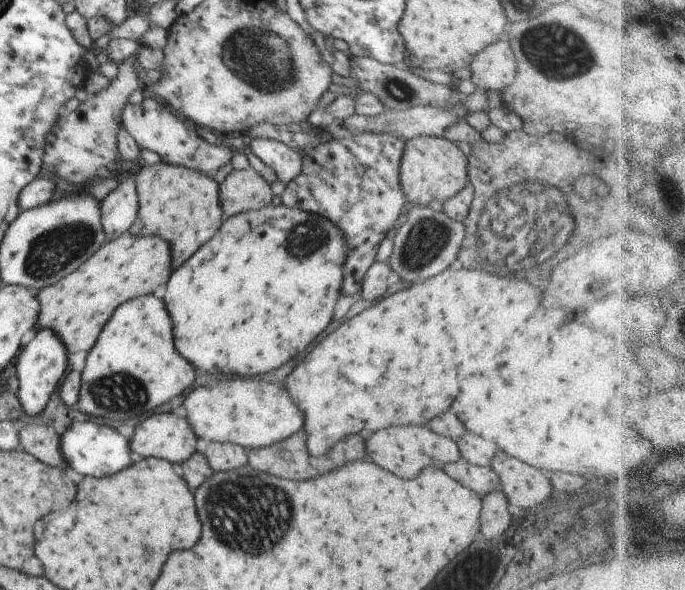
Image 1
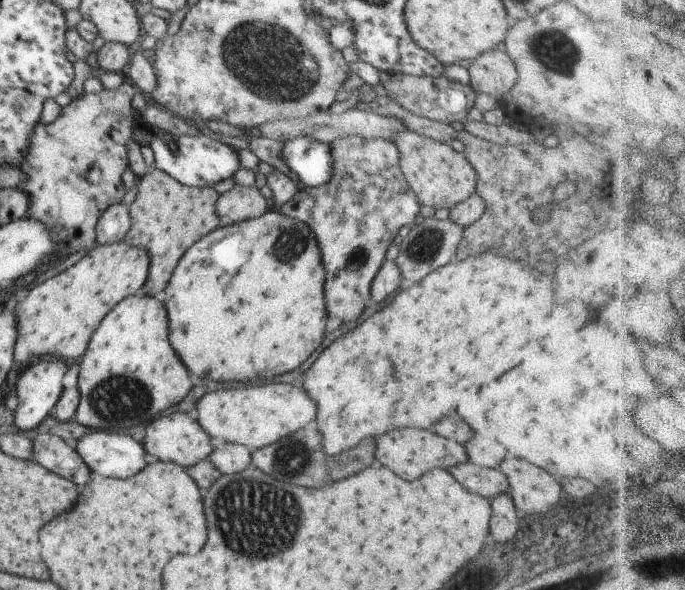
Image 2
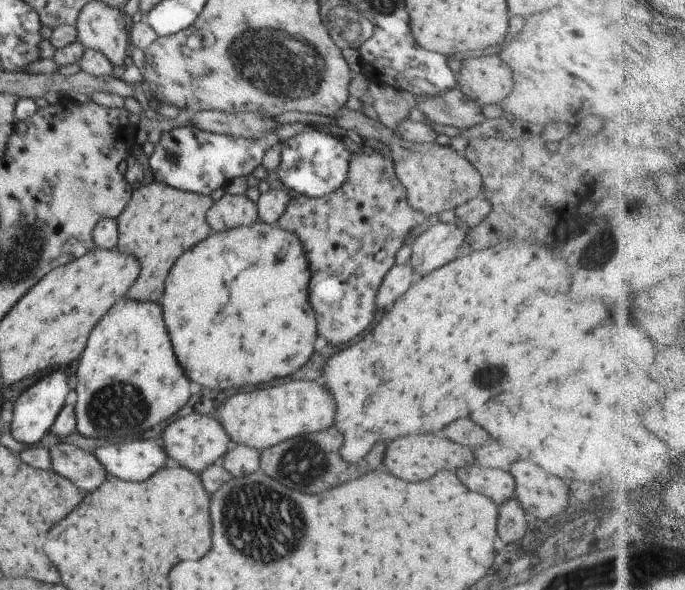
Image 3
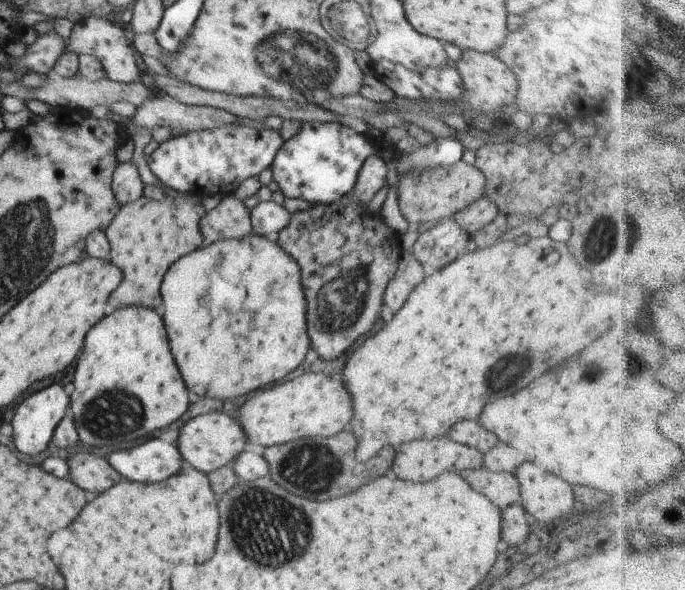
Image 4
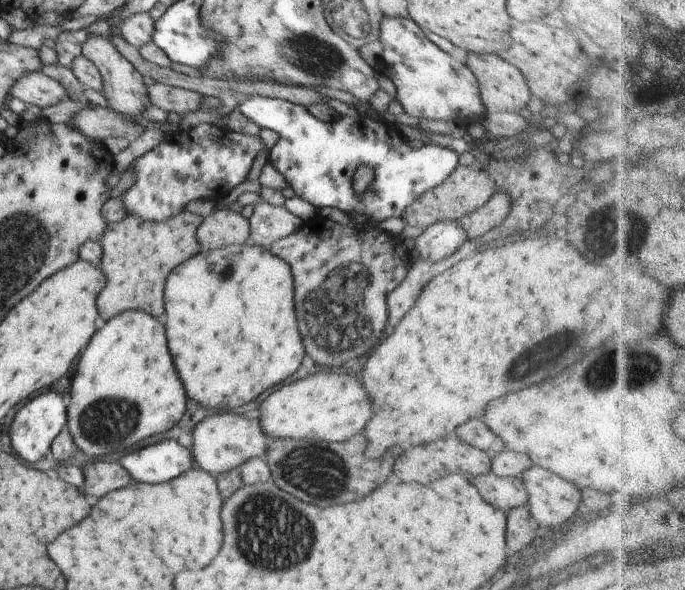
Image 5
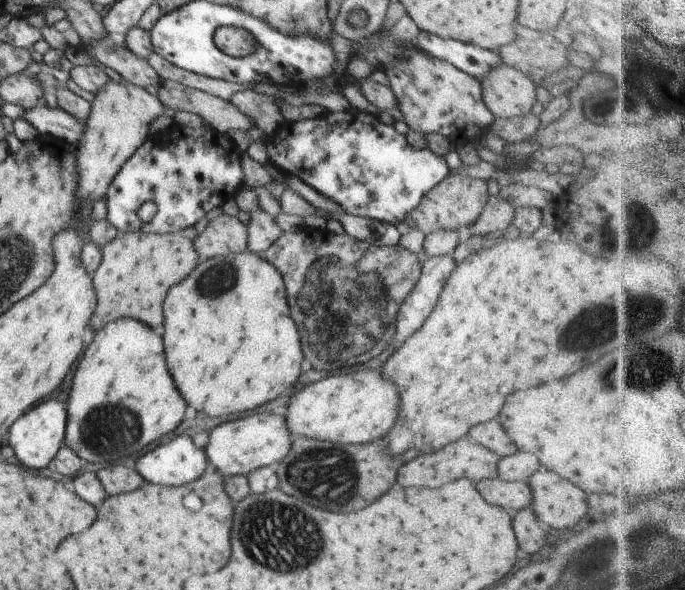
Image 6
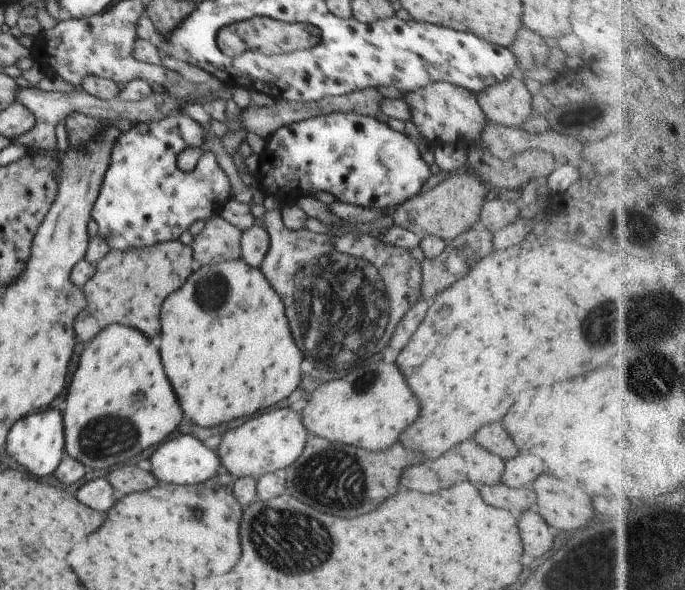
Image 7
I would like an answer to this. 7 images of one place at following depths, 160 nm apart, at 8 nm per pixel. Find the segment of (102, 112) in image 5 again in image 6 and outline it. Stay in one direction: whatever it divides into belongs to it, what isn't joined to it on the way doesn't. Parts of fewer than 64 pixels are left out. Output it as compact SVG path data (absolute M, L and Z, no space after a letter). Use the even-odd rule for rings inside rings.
M39 104L25 110L22 116L39 134L48 134L58 140L64 140L68 143L76 143L86 128L86 122L78 122L72 114L60 107L51 108Z

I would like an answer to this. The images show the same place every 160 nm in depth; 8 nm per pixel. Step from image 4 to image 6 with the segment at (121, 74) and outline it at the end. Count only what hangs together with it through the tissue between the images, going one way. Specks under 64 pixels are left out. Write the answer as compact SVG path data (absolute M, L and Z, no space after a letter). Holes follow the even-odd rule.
M110 79L108 84L95 94L84 134L73 144L78 148L74 158L76 160L74 198L78 202L78 210L84 210L90 204L94 206L98 200L104 198L120 168L144 144L144 140L150 137L150 124L157 116L164 114L164 108L157 96L152 96L145 88L140 88L128 80L114 82Z

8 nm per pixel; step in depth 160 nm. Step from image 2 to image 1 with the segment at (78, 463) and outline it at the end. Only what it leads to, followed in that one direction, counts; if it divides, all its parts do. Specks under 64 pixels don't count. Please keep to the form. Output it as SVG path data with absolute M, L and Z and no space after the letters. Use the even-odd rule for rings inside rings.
M30 420L19 425L19 441L20 448L36 456L38 460L50 466L62 466L62 468L68 466L61 453L61 435L54 427L36 424L36 421Z

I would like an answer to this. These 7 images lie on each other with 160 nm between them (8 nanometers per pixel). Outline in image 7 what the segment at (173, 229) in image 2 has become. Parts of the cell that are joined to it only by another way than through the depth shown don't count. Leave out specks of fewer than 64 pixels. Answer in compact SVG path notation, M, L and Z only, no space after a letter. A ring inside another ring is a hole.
M180 239L156 243L151 247L128 251L110 249L96 266L96 274L84 286L88 308L76 318L78 340L92 340L108 324L126 324L138 328L148 338L160 334L160 306L164 298L178 290L195 269L193 248Z

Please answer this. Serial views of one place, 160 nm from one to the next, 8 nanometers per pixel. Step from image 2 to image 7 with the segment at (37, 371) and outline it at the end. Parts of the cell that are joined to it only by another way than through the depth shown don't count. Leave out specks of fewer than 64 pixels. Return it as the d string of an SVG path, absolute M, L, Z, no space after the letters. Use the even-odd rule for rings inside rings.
M48 409L20 418L8 432L6 450L30 474L38 478L50 476L60 464L63 455L66 454L63 415L58 410Z

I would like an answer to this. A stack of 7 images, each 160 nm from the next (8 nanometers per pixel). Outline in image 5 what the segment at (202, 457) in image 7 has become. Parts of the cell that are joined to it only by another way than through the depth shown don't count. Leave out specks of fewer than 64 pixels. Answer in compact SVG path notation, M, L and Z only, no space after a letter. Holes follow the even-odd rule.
M176 439L144 446L118 460L134 480L150 484L168 482L180 474L190 472L192 461L191 450L180 445Z

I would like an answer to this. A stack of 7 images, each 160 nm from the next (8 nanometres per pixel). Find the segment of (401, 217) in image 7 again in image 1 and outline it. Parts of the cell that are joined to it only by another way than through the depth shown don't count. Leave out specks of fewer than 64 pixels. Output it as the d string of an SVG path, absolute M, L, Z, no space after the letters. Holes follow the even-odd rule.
M414 137L406 141L400 165L400 184L408 202L428 205L434 200L444 202L457 195L467 185L467 156L451 141L443 137Z

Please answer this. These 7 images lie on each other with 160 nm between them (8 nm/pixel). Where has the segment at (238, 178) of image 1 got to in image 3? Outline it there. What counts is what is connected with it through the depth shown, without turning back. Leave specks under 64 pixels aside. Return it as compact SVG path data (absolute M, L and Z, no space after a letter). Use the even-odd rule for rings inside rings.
M225 193L208 209L206 220L216 233L248 226L259 220L257 204L247 195Z

